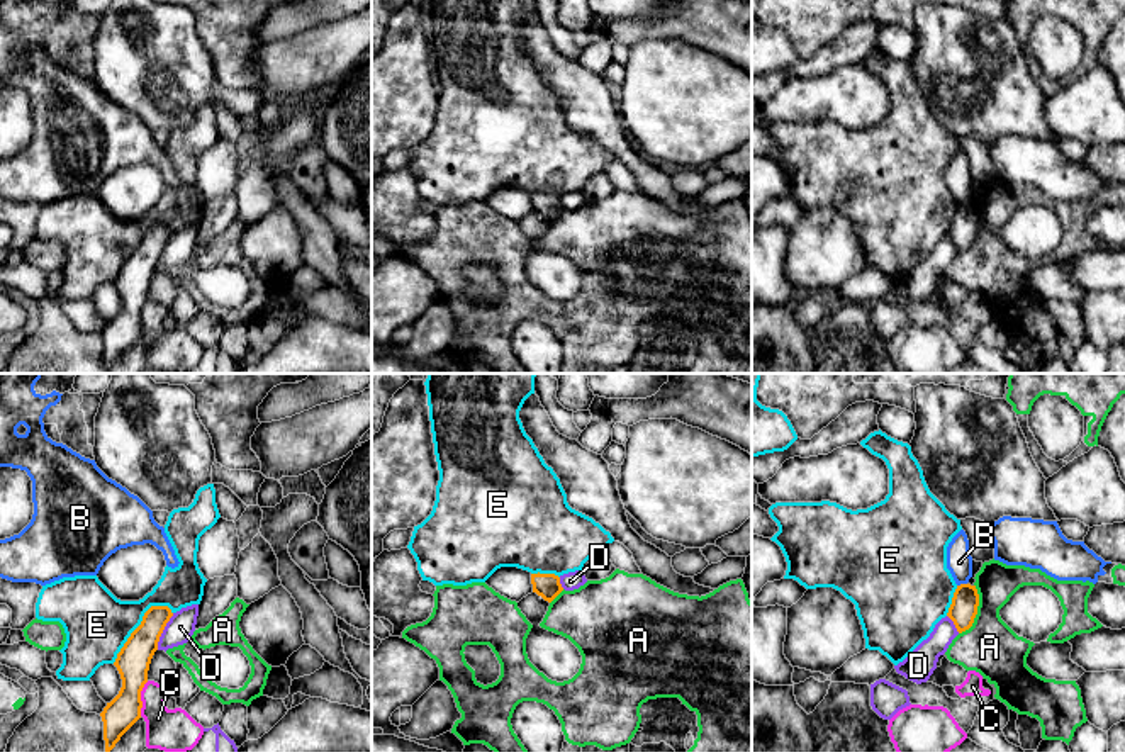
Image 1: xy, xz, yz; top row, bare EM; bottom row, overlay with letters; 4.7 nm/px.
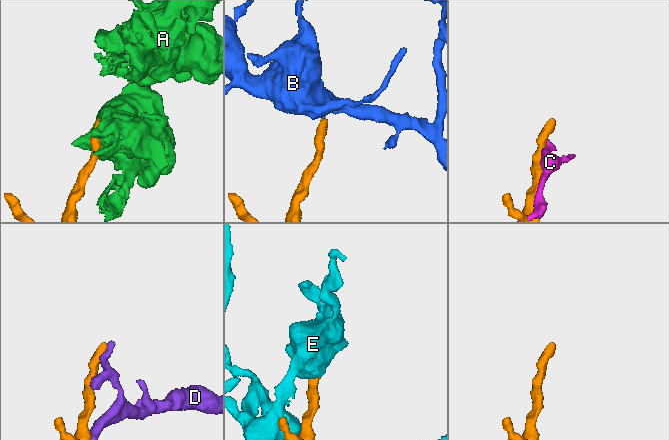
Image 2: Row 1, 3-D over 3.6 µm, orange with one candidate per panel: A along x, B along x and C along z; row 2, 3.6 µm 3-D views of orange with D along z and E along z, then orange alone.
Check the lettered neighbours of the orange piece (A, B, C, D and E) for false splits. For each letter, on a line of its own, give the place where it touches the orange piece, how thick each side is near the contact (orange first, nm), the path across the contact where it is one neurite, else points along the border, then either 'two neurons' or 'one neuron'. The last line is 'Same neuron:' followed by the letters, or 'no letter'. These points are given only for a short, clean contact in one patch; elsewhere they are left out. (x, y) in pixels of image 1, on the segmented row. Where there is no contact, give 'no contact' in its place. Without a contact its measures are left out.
A: meets orange in yz at (976, 611); 130 nm thick on the orange side, 260 nm on the other; border along yz (974, 584), (978, 594), (976, 617), (959, 634); two neurons
B: meets orange in yz at (961, 584); 130 nm thick on the orange side, 120 nm on the other; border along yz (966, 583), (957, 586); two neurons
C: meets orange in xy at (139, 698); 160 nm thick on the orange side, 200 nm on the other; two neurons
D: meets orange in xy at (162, 632); 160 nm thick on the orange side, 130 nm on the other; two neurons
E: meets orange in xy at (139, 625); 160 nm thick on the orange side, 320 nm on the other; two neurons
Same neuron: no letter

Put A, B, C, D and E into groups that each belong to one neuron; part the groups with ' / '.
A / B / C / D / E

